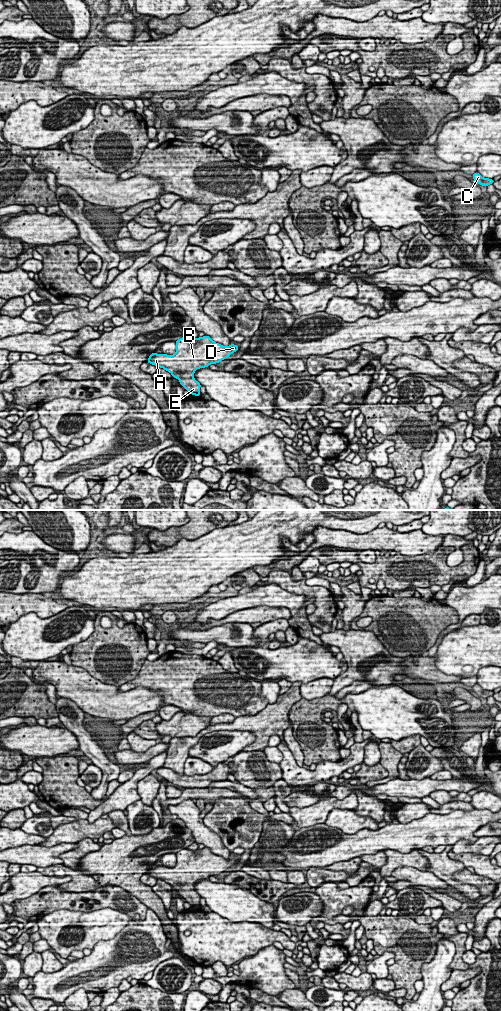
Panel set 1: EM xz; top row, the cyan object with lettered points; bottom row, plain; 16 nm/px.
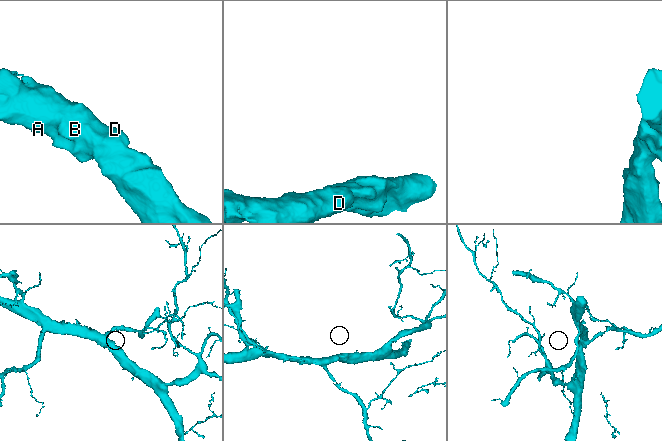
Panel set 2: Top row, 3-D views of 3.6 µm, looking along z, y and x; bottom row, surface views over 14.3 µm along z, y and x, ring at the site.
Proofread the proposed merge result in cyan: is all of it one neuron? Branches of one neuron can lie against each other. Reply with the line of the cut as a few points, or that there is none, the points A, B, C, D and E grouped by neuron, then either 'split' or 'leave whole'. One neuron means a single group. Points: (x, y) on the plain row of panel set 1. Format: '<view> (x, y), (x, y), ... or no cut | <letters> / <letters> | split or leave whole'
no cut | A B C D E | leave whole

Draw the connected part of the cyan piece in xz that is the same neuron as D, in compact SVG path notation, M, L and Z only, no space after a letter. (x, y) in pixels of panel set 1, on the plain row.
M187 848L176 853L174 867L150 866L147 874L161 879L177 890L181 897L192 907L200 908L200 895L194 891L194 884L198 880L208 879L210 876L219 875L239 859L230 856L225 859L214 854L209 848L188 850Z

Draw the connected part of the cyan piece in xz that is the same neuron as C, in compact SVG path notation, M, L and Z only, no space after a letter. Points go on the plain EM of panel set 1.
M478 684L474 685L472 688L474 693L485 699L487 699L489 696L494 695L493 691L483 690Z

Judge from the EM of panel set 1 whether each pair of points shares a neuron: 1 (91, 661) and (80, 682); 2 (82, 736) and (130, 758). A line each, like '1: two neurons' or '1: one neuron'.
1: two neurons
2: two neurons

